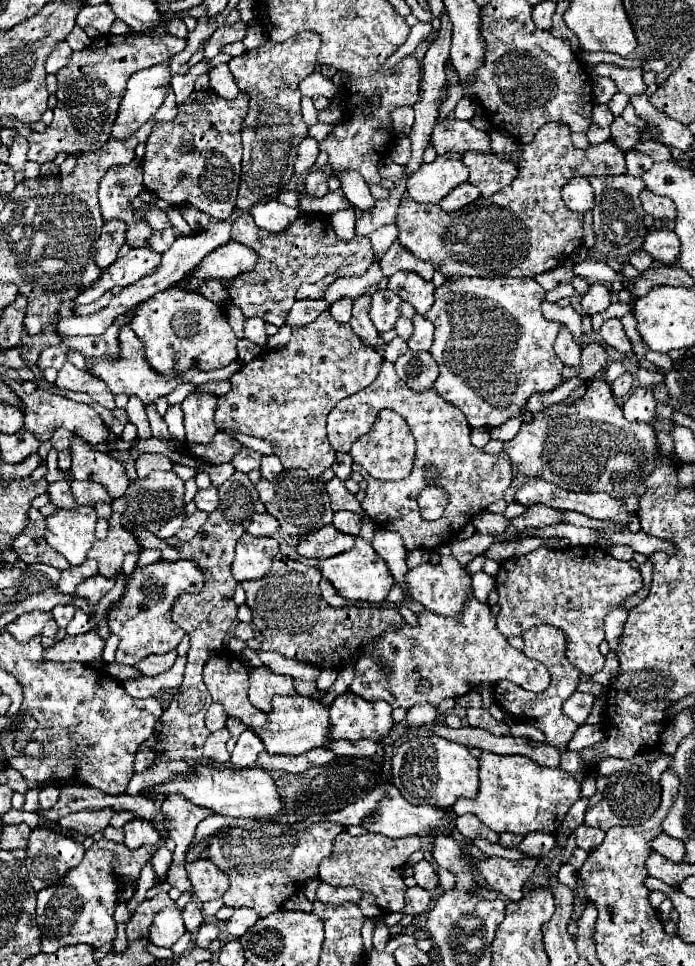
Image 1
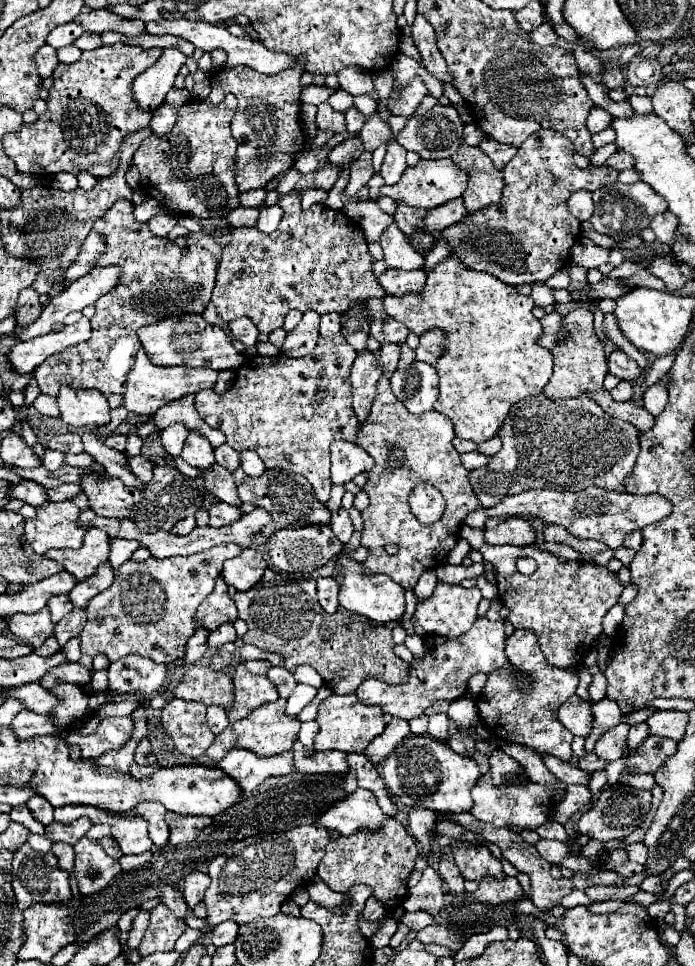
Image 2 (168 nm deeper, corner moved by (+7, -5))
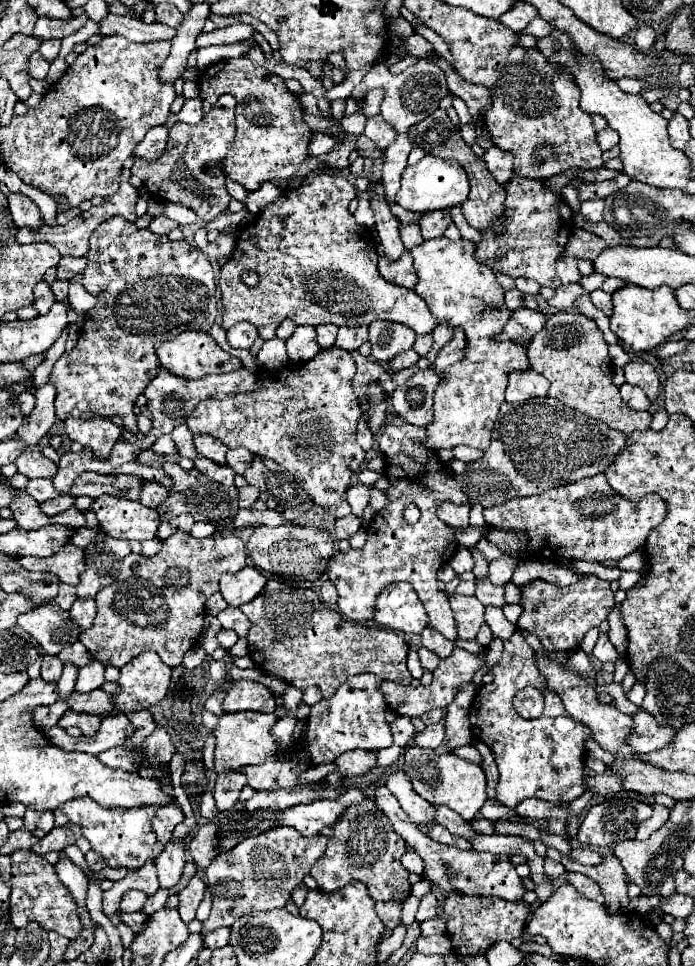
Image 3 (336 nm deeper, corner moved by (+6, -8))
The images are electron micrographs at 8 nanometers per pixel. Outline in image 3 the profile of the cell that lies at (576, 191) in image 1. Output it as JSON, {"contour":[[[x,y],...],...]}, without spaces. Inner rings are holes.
{"contour":[[[583,201],[579,211],[581,211],[581,215],[583,215],[587,221],[599,223],[599,221],[603,219],[603,207],[605,207],[603,201]]]}

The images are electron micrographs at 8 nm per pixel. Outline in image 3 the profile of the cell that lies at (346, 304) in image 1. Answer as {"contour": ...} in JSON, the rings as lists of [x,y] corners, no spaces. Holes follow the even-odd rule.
{"contour":[[[319,325],[317,327],[317,343],[321,349],[329,349],[335,343],[337,327],[335,325]]]}

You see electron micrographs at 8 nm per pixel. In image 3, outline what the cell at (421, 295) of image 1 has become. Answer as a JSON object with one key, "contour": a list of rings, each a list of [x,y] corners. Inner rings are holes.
{"contour":[[[405,251],[405,255],[401,255],[401,259],[393,261],[387,255],[379,257],[379,273],[401,287],[409,287],[413,289],[417,285],[417,273],[413,269],[413,257],[409,255],[409,251]]]}

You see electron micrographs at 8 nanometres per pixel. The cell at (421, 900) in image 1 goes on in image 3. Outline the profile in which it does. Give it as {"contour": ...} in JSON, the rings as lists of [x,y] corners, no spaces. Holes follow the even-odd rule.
{"contour":[[[433,917],[433,919],[421,923],[421,933],[423,935],[439,935],[439,933],[445,933],[445,927],[447,927],[447,923],[443,917]]]}

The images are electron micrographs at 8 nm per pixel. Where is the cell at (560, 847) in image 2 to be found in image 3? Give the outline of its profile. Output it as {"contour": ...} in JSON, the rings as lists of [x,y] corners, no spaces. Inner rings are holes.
{"contour":[[[589,847],[571,849],[571,851],[569,851],[569,857],[571,857],[573,861],[583,863],[583,865],[599,865],[599,863],[603,863],[603,855],[597,853],[597,851],[593,851],[593,849],[589,849]]]}

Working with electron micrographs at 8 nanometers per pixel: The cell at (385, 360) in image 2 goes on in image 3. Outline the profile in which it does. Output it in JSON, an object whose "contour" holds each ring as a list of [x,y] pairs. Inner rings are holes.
{"contour":[[[409,349],[409,351],[397,355],[393,361],[389,361],[387,367],[393,369],[393,371],[399,371],[399,369],[407,369],[411,365],[417,365],[417,361],[419,361],[419,353],[415,353],[413,349]]]}

